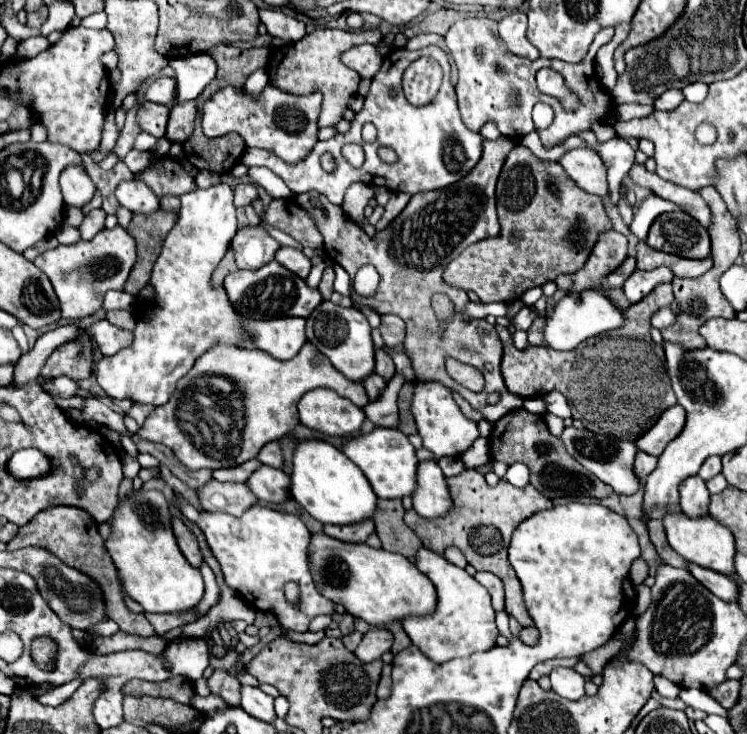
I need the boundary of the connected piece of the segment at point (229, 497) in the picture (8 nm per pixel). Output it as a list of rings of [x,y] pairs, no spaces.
[[[211,480],[205,488],[197,490],[197,498],[203,510],[227,512],[231,516],[241,516],[247,508],[251,508],[257,502],[257,498],[249,492],[245,484],[217,480]]]

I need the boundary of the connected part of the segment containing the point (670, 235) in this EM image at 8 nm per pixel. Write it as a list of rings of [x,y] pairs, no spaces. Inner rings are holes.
[[[681,210],[661,214],[649,230],[647,244],[683,258],[707,258],[711,254],[707,230]]]

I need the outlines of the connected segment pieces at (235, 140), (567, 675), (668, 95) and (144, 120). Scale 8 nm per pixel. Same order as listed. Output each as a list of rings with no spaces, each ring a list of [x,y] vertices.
[[[197,118],[193,134],[183,142],[183,152],[197,170],[223,174],[241,162],[241,154],[245,152],[245,142],[237,134],[227,134],[215,140],[205,138],[201,130],[201,120]]]
[[[553,668],[551,674],[551,690],[557,692],[559,696],[567,698],[567,700],[579,700],[581,696],[585,696],[585,688],[583,688],[583,676],[571,668]]]
[[[667,90],[665,94],[661,94],[661,96],[657,98],[657,102],[653,104],[653,108],[655,108],[655,110],[669,112],[669,110],[675,110],[683,100],[685,100],[685,96],[683,96],[681,90]]]
[[[141,102],[137,110],[137,126],[155,136],[163,138],[165,136],[165,126],[169,120],[169,108],[163,104],[153,104],[153,102]]]

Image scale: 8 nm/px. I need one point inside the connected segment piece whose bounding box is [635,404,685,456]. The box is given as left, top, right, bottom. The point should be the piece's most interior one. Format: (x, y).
(669, 426)

